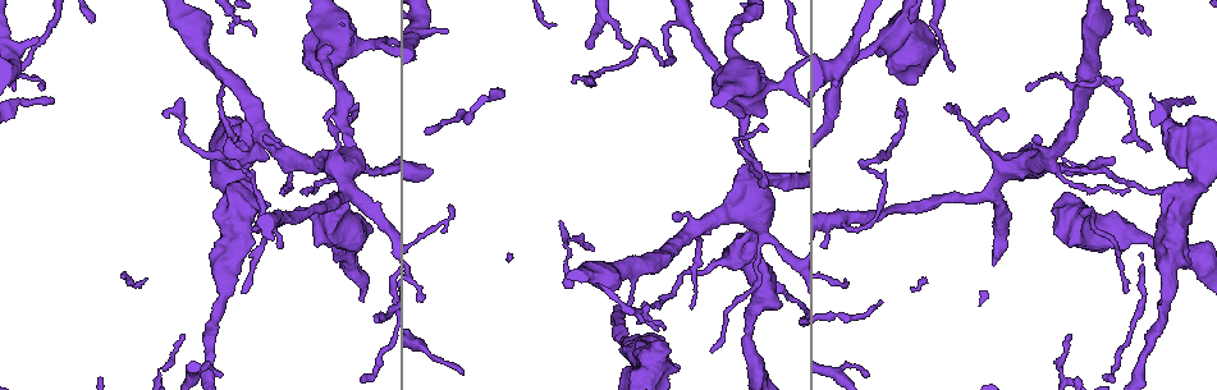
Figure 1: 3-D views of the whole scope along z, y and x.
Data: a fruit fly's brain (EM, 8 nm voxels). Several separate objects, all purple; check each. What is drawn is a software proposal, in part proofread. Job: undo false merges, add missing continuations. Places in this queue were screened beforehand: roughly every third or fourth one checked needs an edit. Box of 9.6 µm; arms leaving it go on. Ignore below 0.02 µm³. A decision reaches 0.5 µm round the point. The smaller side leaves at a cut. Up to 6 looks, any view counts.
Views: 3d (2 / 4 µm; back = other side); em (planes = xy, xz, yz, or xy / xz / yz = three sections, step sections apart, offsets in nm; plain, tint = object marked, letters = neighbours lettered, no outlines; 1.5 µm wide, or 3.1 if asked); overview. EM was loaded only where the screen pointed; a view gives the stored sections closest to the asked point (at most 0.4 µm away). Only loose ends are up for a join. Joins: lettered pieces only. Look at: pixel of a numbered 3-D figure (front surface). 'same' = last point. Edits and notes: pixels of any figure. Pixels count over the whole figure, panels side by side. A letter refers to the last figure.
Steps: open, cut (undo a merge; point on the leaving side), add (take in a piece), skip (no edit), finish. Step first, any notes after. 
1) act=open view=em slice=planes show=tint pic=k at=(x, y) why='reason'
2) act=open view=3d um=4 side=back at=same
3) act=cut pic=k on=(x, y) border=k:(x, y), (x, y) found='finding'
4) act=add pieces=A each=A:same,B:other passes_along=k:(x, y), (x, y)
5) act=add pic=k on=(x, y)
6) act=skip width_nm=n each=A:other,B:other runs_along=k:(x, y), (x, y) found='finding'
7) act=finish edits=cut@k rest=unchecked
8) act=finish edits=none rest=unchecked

act=open view=3d um=4 side=back pic=1 at=(220, 377) why='tapers out'

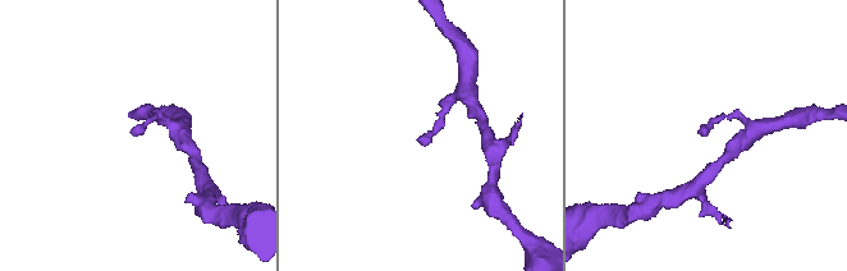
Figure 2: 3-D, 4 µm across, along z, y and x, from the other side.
act=open view=em slice=planes show=tint pic=2 at=(706, 133) why='now the EM'

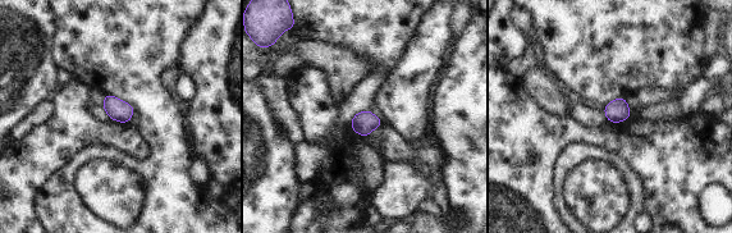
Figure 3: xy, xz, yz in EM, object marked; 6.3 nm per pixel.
act=open view=em slice=planes show=letters at=same why='see the neighbours'

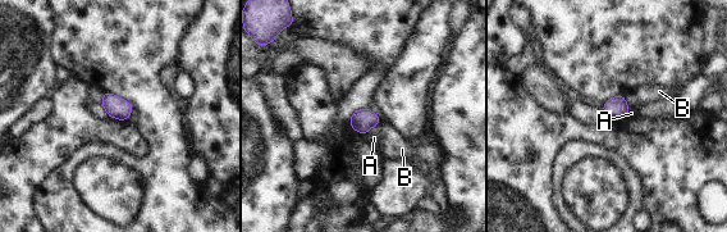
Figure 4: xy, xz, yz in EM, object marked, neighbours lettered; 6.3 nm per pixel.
act=skip width_nm=130 each=A:other,B:other border=4:(379, 123), (374, 124), (365, 133) found='no lettered piece goes on from it'

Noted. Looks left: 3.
act=open view=3d um=4 pic=1 at=(369, 226)

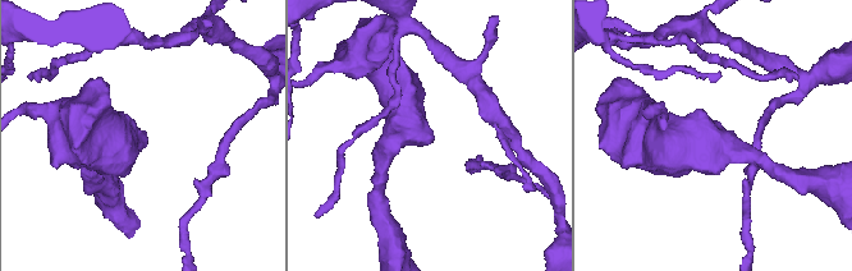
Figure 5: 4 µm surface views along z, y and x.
act=open view=em slice=xy step=4 show=letters pic=5 at=(139, 134)

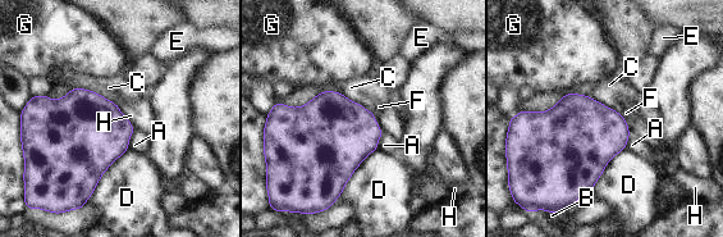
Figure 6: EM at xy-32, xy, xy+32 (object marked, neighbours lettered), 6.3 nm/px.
act=open view=em slice=planes show=letters at=same why='another direction'

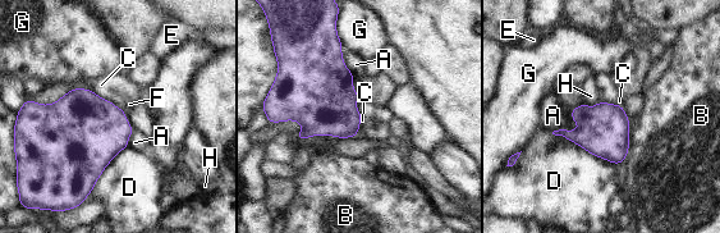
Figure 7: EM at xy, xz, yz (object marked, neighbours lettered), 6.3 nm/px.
act=skip each=A:other,B:other,C:other,D:other,E:other,F:other,G:other,H:other border=7:(124, 113), (133, 128) found='no lettered piece goes on from it'

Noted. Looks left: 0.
act=finish edits=none rest=unchecked

